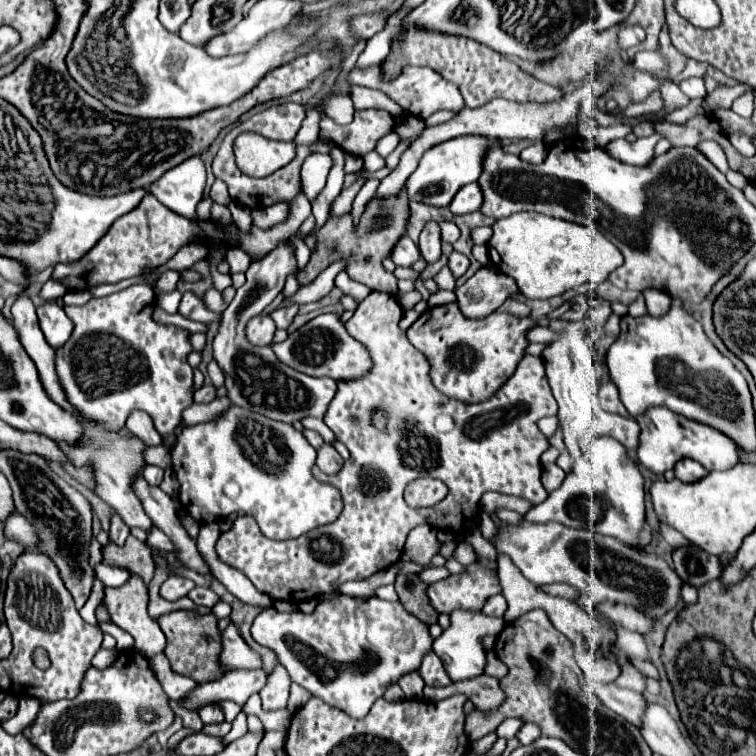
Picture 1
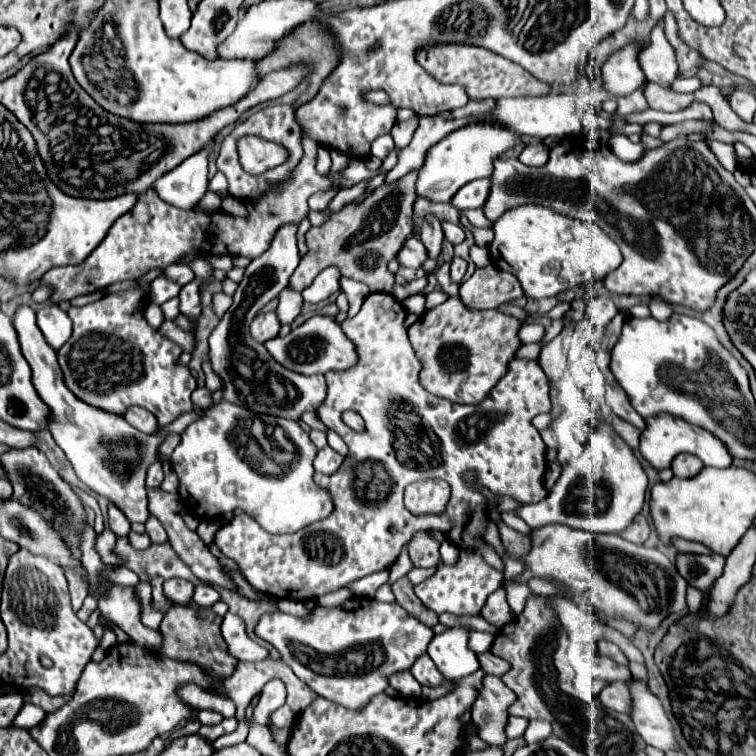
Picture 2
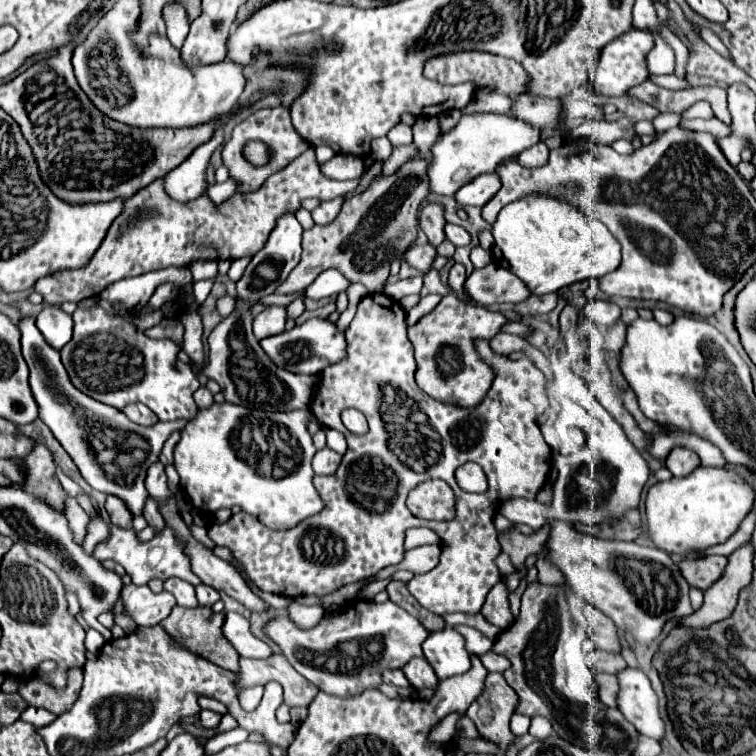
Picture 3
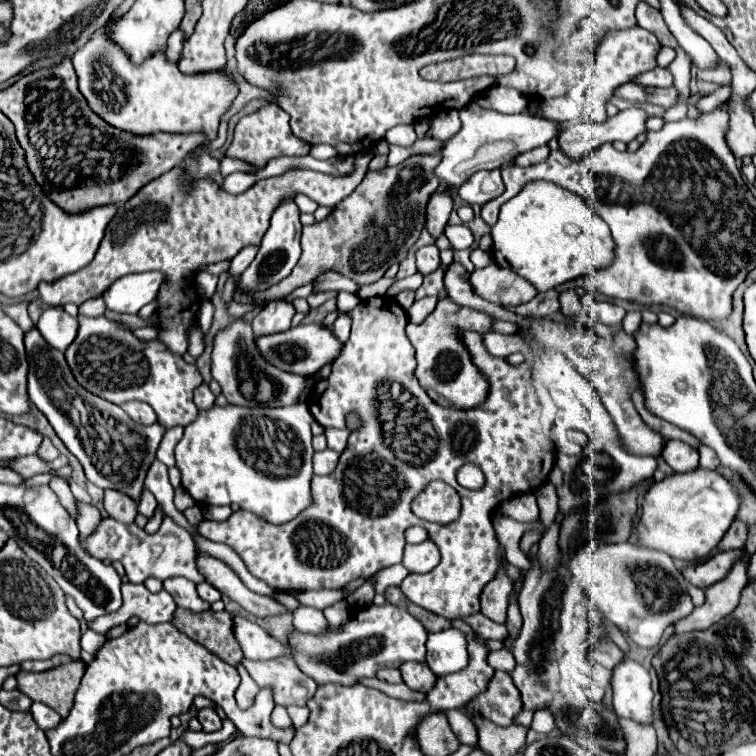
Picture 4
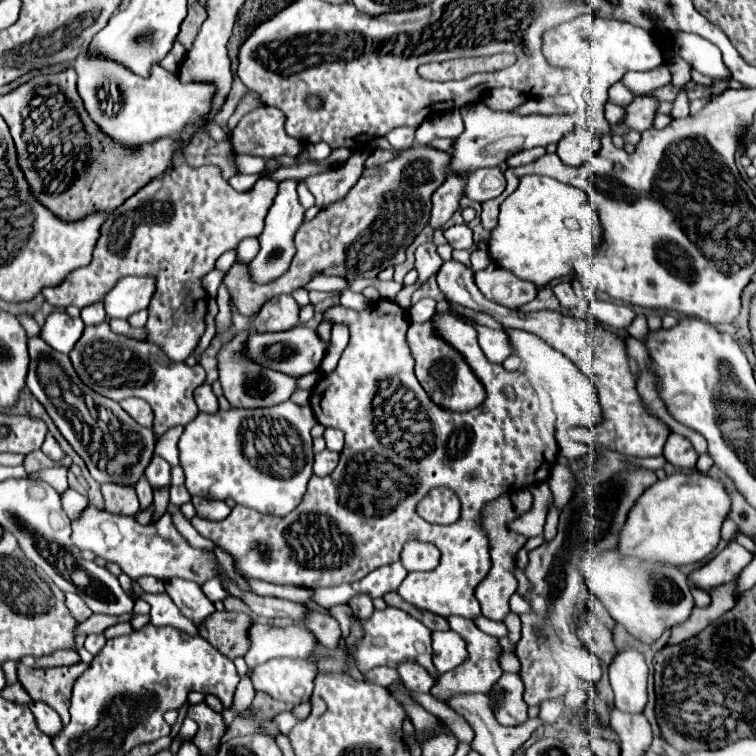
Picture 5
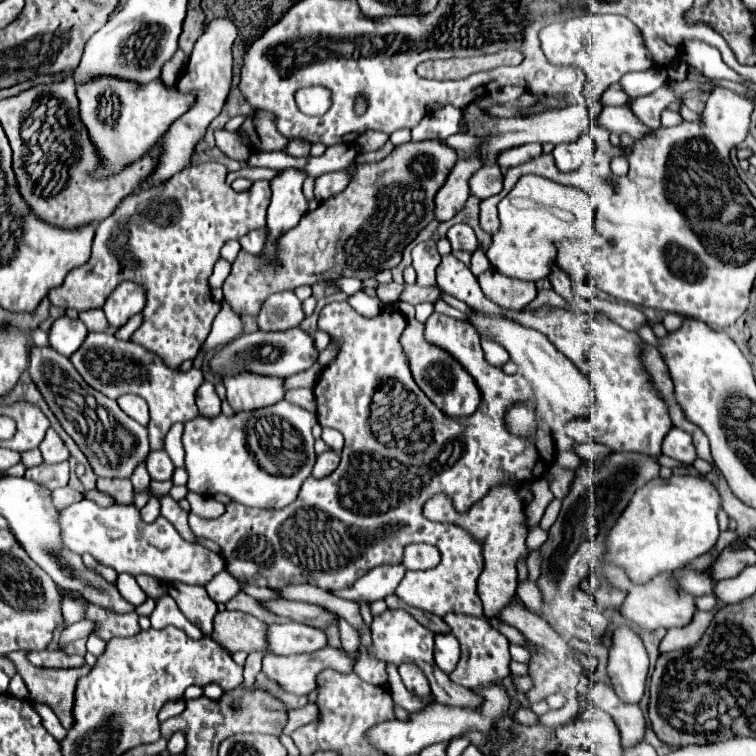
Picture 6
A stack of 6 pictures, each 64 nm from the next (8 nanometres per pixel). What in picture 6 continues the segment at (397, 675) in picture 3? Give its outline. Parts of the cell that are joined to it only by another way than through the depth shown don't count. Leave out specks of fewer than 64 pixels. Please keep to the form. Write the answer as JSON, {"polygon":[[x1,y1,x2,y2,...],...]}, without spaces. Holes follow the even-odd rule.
{"polygon":[[360,648,360,660,354,666,354,672,368,684,376,684,376,686,384,686,388,680,386,664,382,664,380,660,374,660,374,656,370,656,366,648]]}

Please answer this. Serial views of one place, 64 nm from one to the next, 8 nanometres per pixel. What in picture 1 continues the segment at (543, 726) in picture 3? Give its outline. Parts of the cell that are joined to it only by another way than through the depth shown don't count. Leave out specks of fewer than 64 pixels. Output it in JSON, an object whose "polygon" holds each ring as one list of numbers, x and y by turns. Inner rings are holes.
{"polygon":[[524,724,522,728,520,728,520,732,518,732,518,740,522,742,522,744,532,744,534,740,538,740,542,736,542,728,538,728,538,724]]}

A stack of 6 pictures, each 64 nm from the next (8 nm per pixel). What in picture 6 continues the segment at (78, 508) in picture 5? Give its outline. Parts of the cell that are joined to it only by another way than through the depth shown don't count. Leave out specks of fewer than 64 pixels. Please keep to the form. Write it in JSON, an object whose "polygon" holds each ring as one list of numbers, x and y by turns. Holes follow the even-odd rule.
{"polygon":[[64,486,64,488,52,490,52,500,54,500,54,506,60,510,60,508,66,508,66,506,82,500,82,494,72,490,72,488,68,488,68,486]]}

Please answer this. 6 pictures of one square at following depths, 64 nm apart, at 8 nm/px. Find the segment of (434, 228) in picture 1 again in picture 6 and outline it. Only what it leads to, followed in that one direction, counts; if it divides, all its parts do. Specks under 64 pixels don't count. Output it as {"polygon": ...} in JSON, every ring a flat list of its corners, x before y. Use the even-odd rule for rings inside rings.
{"polygon":[[462,156,454,164,450,176,446,178,444,186,436,194,436,220,440,222,450,220,464,208,466,200,470,198,468,180,480,166,482,166,482,160,474,160,474,156,470,156,470,160]]}

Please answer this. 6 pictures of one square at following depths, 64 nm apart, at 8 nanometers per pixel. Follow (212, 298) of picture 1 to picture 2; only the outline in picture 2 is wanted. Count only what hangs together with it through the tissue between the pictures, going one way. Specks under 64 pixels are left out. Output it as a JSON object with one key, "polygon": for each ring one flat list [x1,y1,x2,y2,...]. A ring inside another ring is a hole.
{"polygon":[[217,293,213,297,213,310,215,314,221,318,230,308,233,302,233,297,225,293]]}

